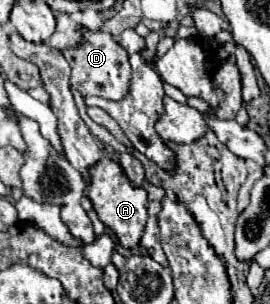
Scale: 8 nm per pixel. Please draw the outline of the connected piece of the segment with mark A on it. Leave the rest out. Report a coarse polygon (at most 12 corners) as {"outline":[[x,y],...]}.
{"outline":[[115,151],[89,167],[87,197],[123,249],[139,245],[147,191]]}

